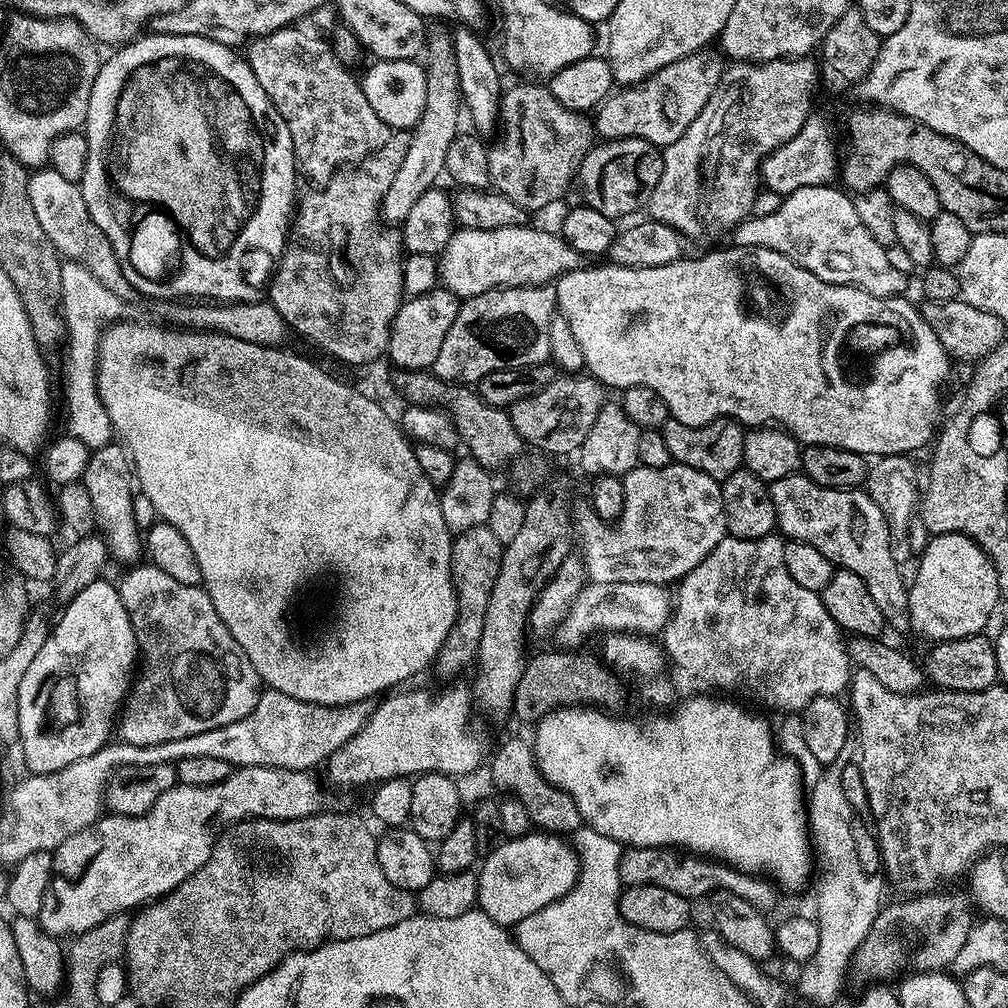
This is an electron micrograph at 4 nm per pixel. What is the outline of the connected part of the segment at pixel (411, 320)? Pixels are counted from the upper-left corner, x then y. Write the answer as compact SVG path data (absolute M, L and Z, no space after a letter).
M443 286L431 288L426 294L408 296L390 326L387 359L392 359L397 364L395 367L405 372L431 369L438 350L442 350L442 338L450 334L450 326L454 326L454 318L458 318L461 303L461 297Z

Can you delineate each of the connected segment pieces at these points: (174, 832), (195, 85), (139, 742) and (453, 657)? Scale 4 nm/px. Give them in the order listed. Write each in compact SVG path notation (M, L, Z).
M266 766L236 768L214 786L177 783L141 816L101 815L100 819L86 826L86 830L78 830L74 838L66 838L66 842L52 853L52 881L46 890L46 898L42 898L38 917L40 928L55 938L75 938L106 922L106 918L131 913L159 900L186 882L186 878L194 875L212 857L218 833L225 826L239 824L241 820L297 820L317 815L322 808L320 784L312 775L311 771L291 772Z
M144 34L130 44L117 47L113 52L116 53L109 60L107 57L101 63L100 72L94 78L94 86L90 90L86 121L90 154L84 177L78 183L94 226L102 230L120 259L120 269L126 282L135 291L137 288L156 300L172 300L168 302L176 302L181 298L221 304L251 304L259 301L284 252L284 242L288 238L290 221L294 215L294 201L297 199L296 155L290 142L290 130L286 130L286 122L282 122L282 114L278 114L266 90L258 86L254 70L250 70L247 59L241 53L239 56L235 47L201 36Z
M141 562L125 572L128 573L118 580L118 587L136 635L138 675L118 716L119 739L134 746L154 746L174 738L190 738L190 734L202 734L202 730L230 726L230 722L246 718L258 702L262 681L250 658L246 658L246 650L234 642L234 634L230 634L226 622L218 618L218 610L214 610L210 594L200 584L186 586L170 578L170 574L162 574L162 570L150 562Z
M487 524L470 526L470 530L459 533L452 542L452 581L456 587L456 599L460 601L460 614L456 624L450 630L446 642L442 642L442 650L434 661L434 672L452 682L459 672L473 667L474 661L480 655L482 630L486 618L486 608L490 606L492 587L498 582L498 572L502 570L504 544L498 542L498 537L488 529Z

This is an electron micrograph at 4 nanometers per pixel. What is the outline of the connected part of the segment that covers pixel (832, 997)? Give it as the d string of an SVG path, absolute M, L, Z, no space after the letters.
M839 763L827 765L806 796L808 829L818 865L818 880L820 876L814 911L818 951L799 971L800 992L812 1004L832 1004L839 998L844 978L850 973L852 958L862 944L862 938L870 934L870 926L874 926L874 918L878 918L882 907L880 884L868 876L860 861L860 848L852 829L852 800L844 789L844 772L840 767Z

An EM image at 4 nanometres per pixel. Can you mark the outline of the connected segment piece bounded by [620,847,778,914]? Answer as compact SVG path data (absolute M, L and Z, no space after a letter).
M629 847L620 858L620 882L629 888L663 886L693 902L699 902L700 899L703 901L715 892L729 892L738 894L738 898L746 898L750 906L765 914L771 913L771 908L776 904L776 892L778 893L777 885L763 875L743 872L722 860L698 856L695 852L685 852L682 848Z

